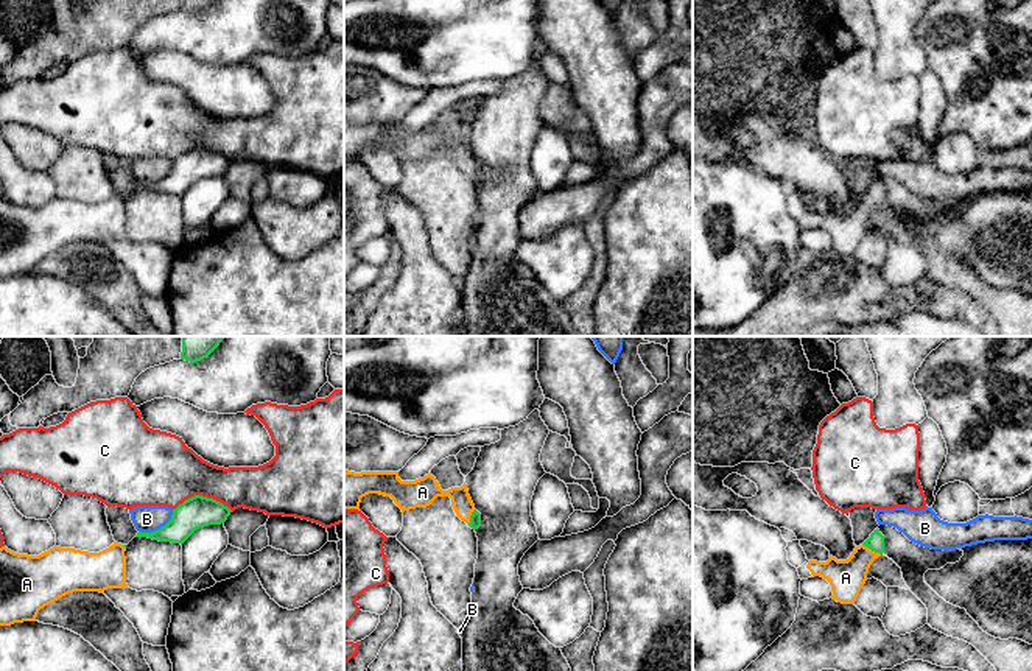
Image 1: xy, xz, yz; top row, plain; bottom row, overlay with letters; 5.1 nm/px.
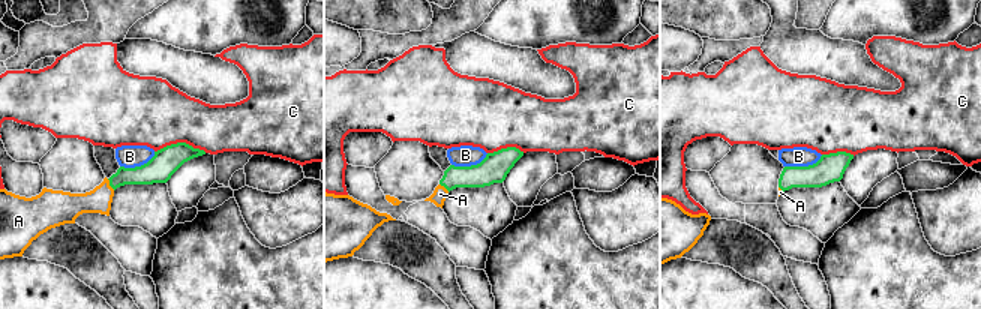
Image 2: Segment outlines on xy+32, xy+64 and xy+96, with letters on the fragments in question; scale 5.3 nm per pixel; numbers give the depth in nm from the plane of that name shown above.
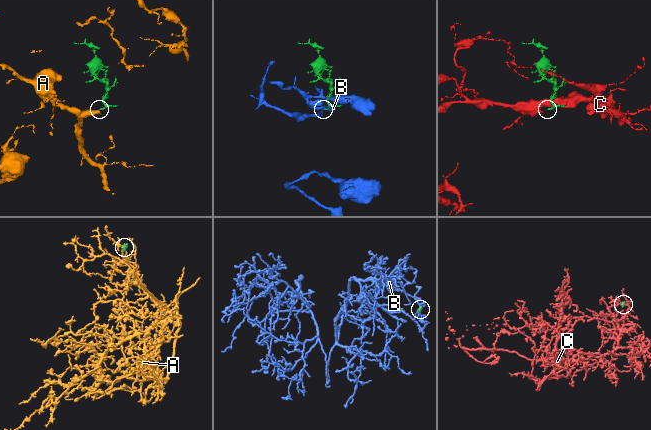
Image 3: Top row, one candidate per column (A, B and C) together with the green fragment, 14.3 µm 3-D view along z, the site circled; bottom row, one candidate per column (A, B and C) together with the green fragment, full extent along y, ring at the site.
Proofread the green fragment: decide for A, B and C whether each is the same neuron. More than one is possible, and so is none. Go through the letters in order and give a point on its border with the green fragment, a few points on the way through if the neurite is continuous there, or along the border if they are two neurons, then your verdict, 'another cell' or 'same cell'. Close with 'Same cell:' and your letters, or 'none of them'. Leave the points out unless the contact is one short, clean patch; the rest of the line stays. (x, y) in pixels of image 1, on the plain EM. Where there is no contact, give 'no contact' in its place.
A: contact yz (872, 201); way yz (875, 193), (872, 201), (845, 229); same cell
B: contact xy (161, 179); another cell
C: contact xy (201, 147); another cell
Same cell: A

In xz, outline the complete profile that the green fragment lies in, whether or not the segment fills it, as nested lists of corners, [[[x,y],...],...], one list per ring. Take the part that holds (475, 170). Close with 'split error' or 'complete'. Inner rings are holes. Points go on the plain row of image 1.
[[[344,120],[344,160],[358,160],[369,145],[391,148],[402,163],[426,159],[437,148],[450,148],[456,167],[472,181],[481,177],[481,165],[469,146],[467,135],[442,142],[436,129],[425,126],[416,132],[402,132],[398,123],[349,123]]] | split error

